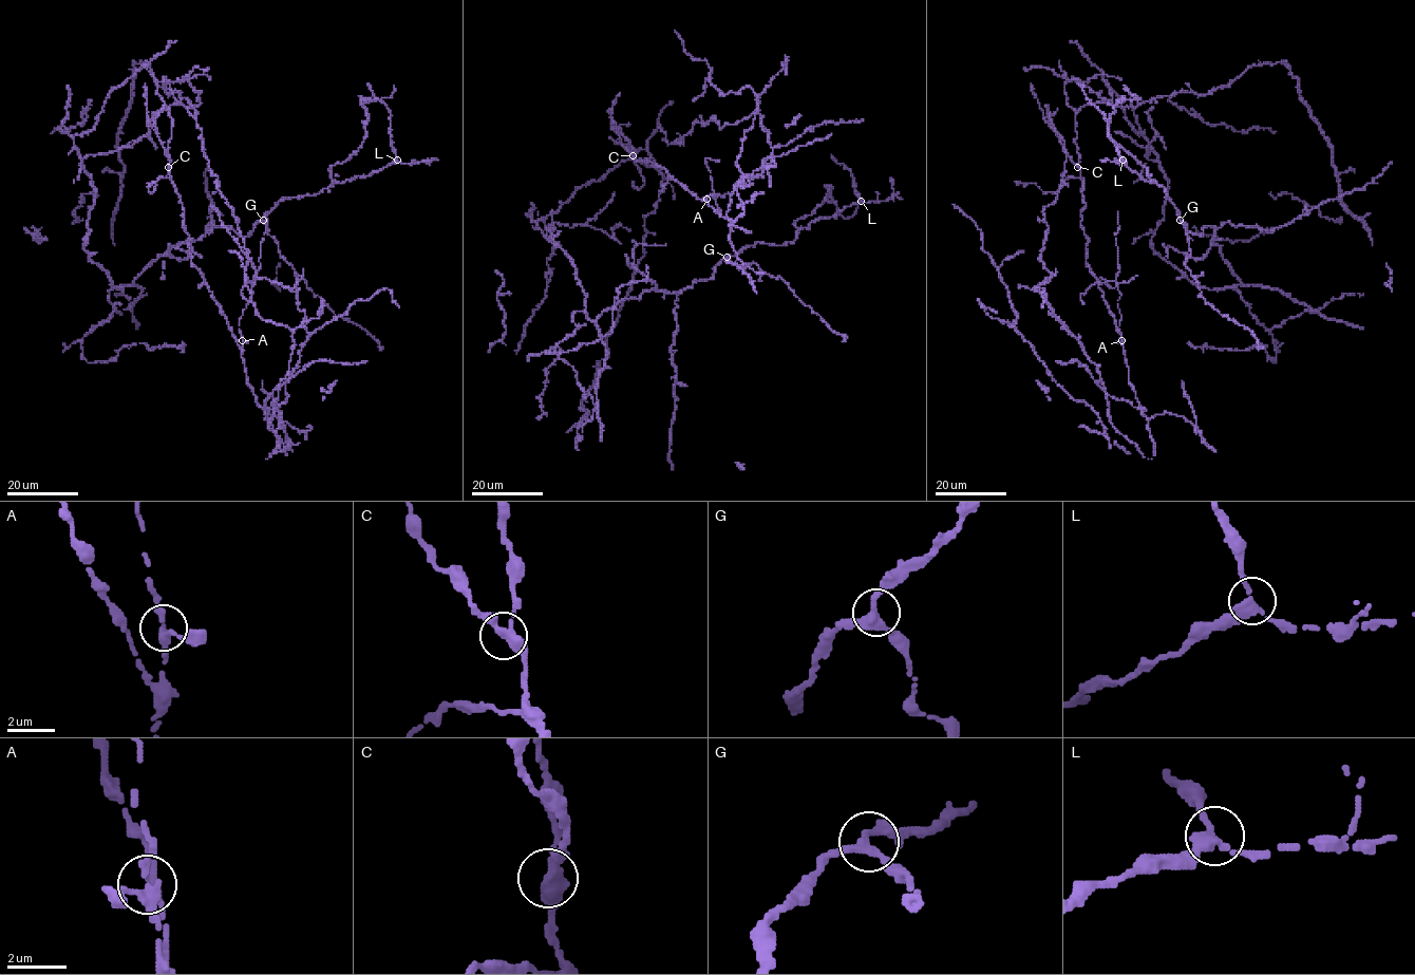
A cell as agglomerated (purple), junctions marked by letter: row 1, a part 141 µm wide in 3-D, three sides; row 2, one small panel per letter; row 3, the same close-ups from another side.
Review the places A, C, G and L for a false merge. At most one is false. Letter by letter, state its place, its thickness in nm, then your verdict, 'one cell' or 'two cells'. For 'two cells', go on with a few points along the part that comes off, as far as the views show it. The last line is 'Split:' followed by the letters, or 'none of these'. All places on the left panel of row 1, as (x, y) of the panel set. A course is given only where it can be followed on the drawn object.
A: at (242, 340); 280 nm thick; two cells; foreign part runs (242, 340), (239, 320), (252, 295), (252, 279), (261, 265), (266, 211)
C: at (168, 167); 320 nm thick; one cell
G: at (263, 220); 280 nm thick; one cell
L: at (397, 160); 300 nm thick; one cell
Split: A

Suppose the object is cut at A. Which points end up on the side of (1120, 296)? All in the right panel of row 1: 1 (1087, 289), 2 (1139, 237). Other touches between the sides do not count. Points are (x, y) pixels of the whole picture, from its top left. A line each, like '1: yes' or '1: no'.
1: yes
2: no

